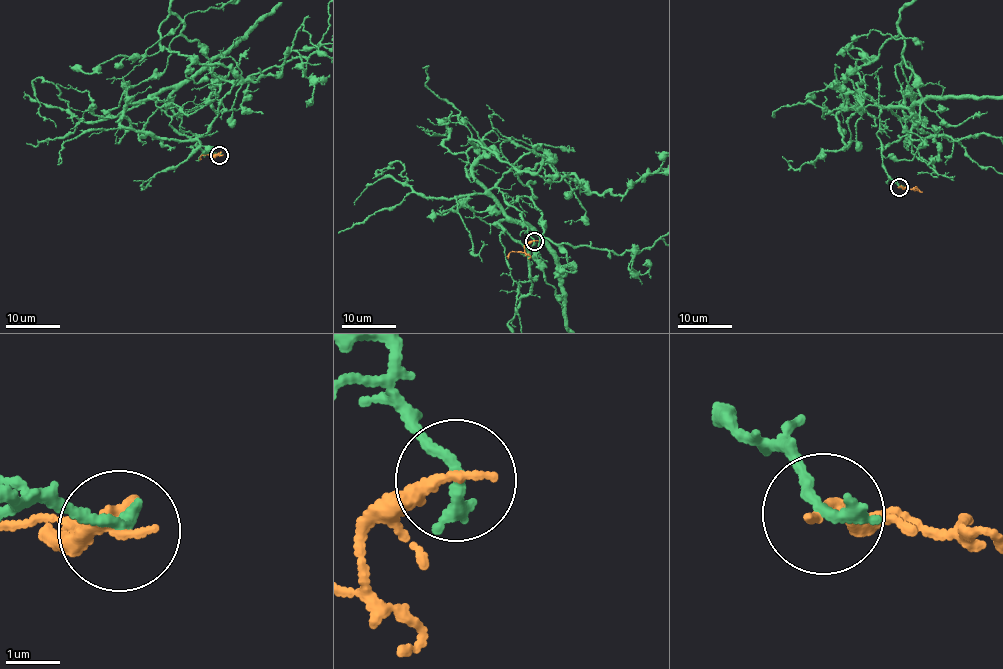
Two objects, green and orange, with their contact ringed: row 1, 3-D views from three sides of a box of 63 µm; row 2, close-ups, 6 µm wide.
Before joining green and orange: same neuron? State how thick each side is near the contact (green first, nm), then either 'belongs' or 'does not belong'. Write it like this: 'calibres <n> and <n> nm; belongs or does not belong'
calibres 320 and 260 nm; does not belong

